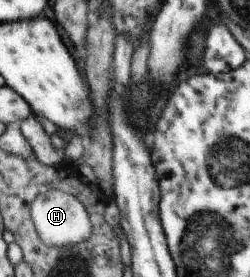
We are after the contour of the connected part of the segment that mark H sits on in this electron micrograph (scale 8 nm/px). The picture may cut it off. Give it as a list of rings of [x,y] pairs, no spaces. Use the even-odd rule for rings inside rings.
[[[55,188],[41,193],[32,203],[32,218],[40,238],[53,246],[67,246],[87,241],[92,236],[94,228],[85,204],[73,194]]]

